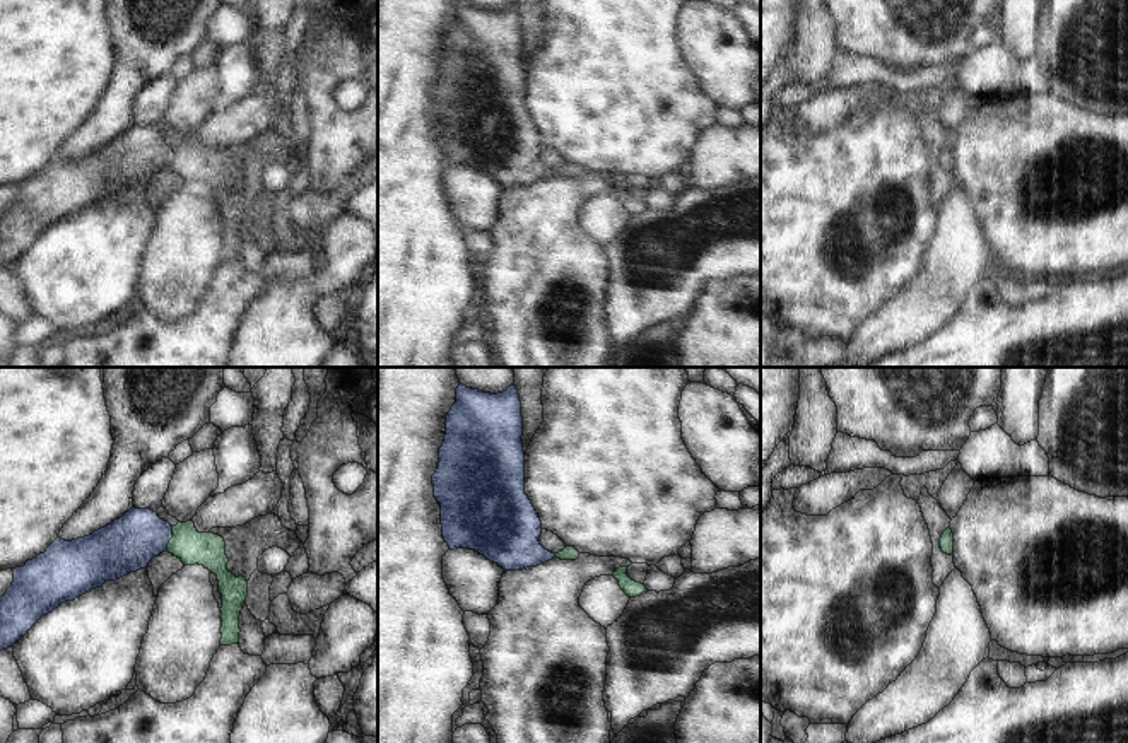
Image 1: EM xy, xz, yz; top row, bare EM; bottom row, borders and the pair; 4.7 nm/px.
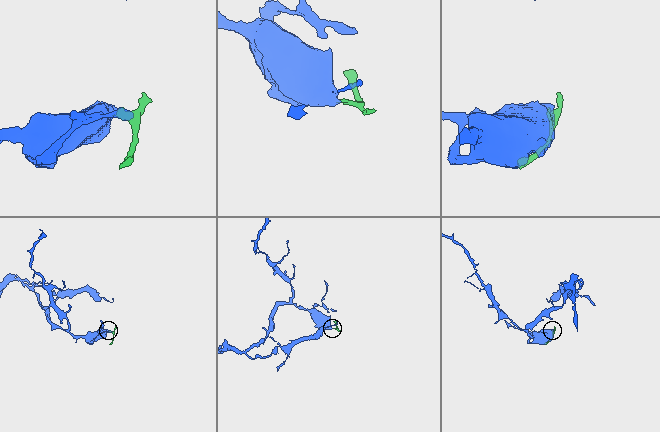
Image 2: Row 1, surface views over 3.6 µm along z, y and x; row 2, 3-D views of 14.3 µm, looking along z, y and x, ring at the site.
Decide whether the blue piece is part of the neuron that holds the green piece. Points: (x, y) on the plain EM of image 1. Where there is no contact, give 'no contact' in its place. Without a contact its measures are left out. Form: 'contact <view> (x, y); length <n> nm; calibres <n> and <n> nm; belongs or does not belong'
contact xy (171, 156); length 120 nm; calibres 160 and 260 nm; belongs

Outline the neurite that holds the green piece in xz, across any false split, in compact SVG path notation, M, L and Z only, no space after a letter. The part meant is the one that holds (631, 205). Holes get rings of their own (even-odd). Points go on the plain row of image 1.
M619 184L612 193L619 198L620 207L629 215L636 215L648 208L644 202L636 200L627 193L627 184Z

